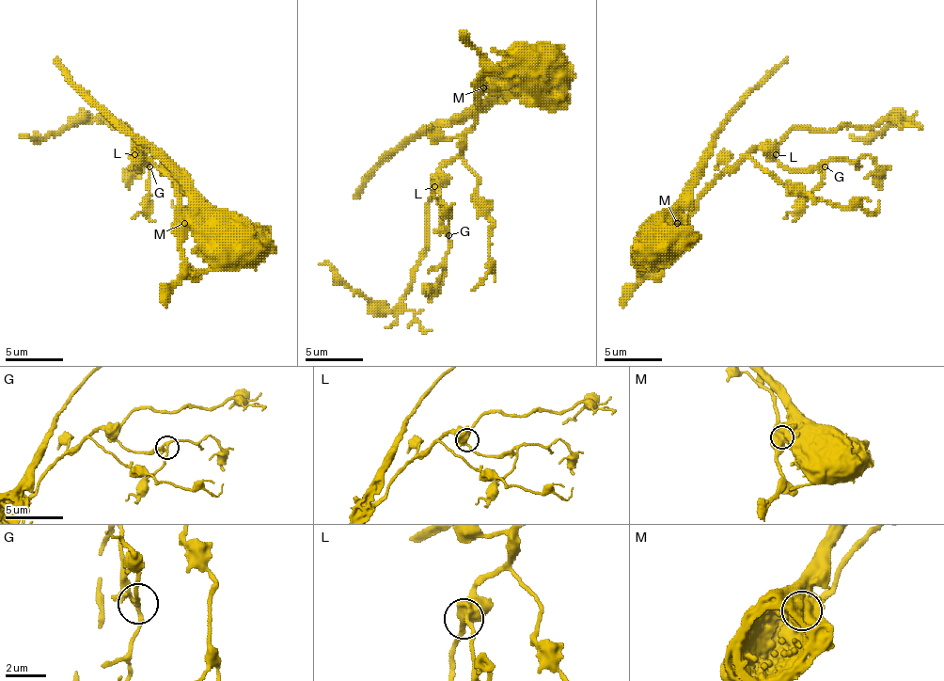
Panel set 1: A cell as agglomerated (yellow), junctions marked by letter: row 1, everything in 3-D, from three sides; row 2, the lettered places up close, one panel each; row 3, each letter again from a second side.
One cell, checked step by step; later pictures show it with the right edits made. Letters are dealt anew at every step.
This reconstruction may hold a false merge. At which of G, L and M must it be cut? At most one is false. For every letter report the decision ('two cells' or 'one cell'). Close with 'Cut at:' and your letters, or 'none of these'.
G: one cell
L: one cell
M: two cells
Cut at: M

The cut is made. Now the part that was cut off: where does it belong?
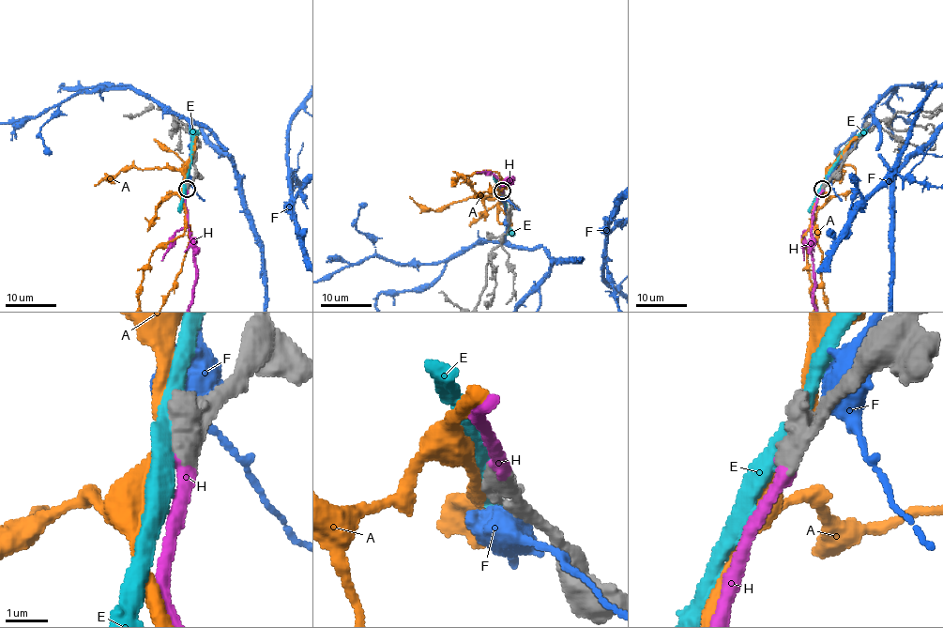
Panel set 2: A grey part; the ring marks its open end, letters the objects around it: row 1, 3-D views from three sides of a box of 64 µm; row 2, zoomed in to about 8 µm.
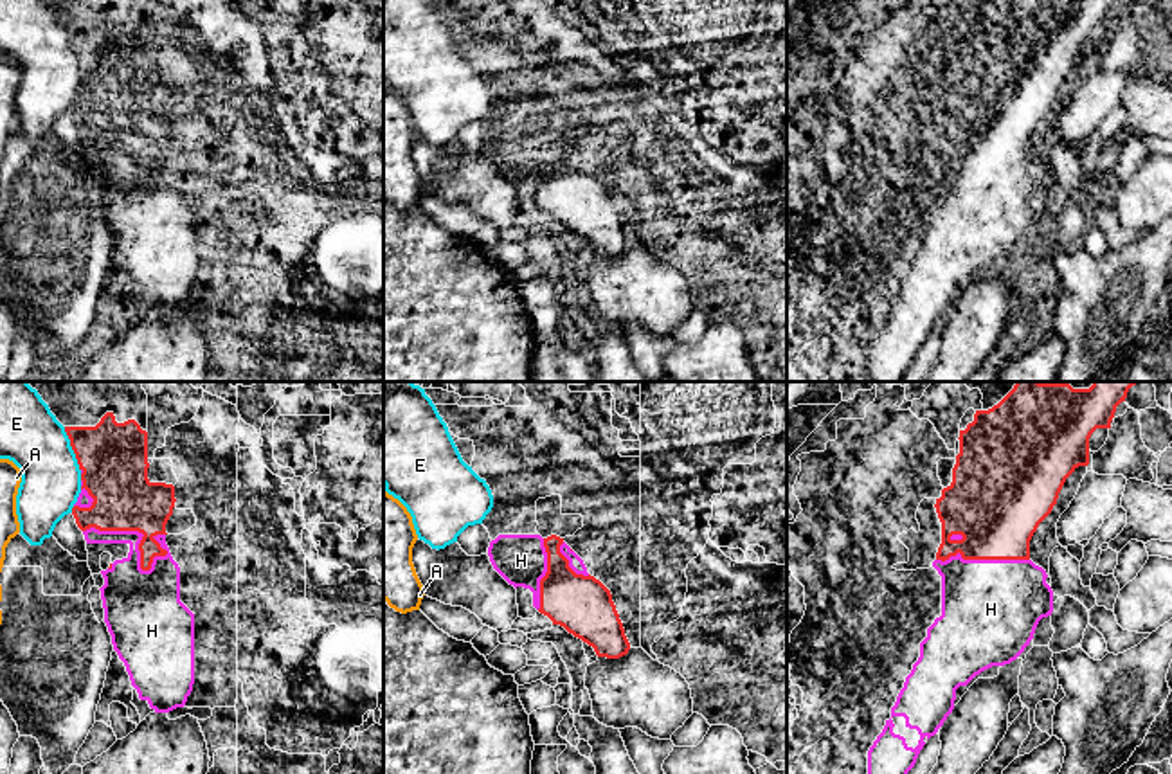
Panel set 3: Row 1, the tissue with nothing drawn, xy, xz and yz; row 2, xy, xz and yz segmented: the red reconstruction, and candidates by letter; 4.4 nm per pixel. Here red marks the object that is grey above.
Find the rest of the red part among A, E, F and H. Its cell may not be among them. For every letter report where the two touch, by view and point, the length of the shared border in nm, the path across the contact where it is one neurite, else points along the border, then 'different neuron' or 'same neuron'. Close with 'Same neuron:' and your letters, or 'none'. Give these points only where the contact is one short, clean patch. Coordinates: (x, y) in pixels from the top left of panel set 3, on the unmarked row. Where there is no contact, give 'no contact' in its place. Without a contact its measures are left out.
A: no contact; different neuron
E: contact xy (72, 45); length 220 nm; different neuron
F: no contact; different neuron
H: contact xy (143, 135); length 400 nm; same neuron
Same neuron: H

